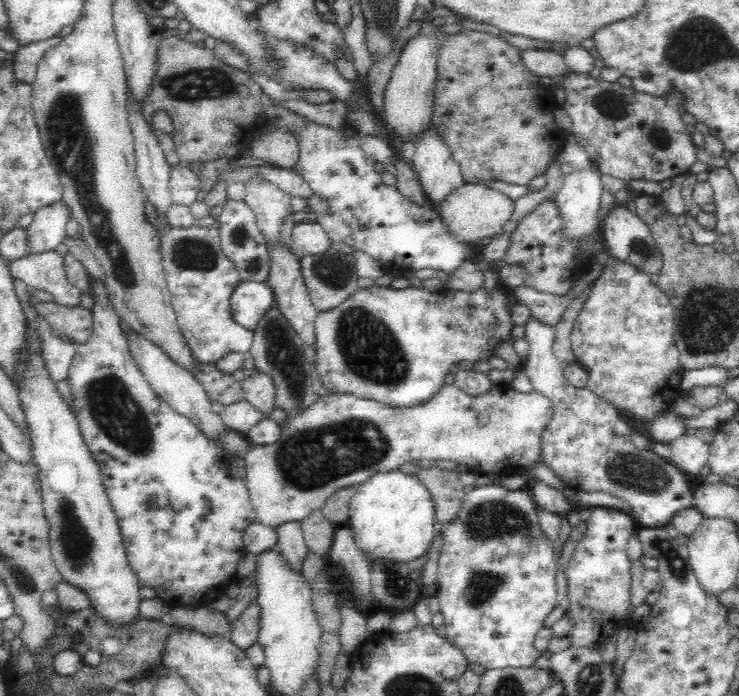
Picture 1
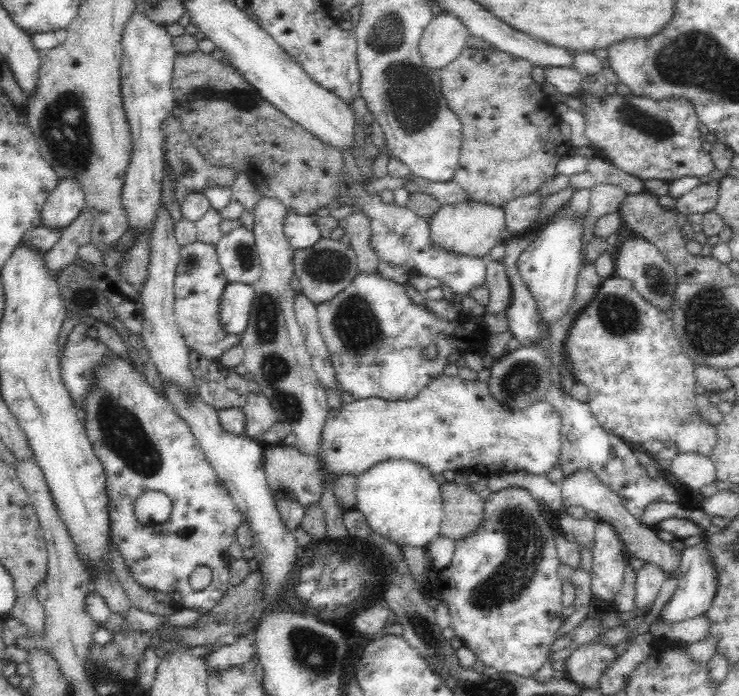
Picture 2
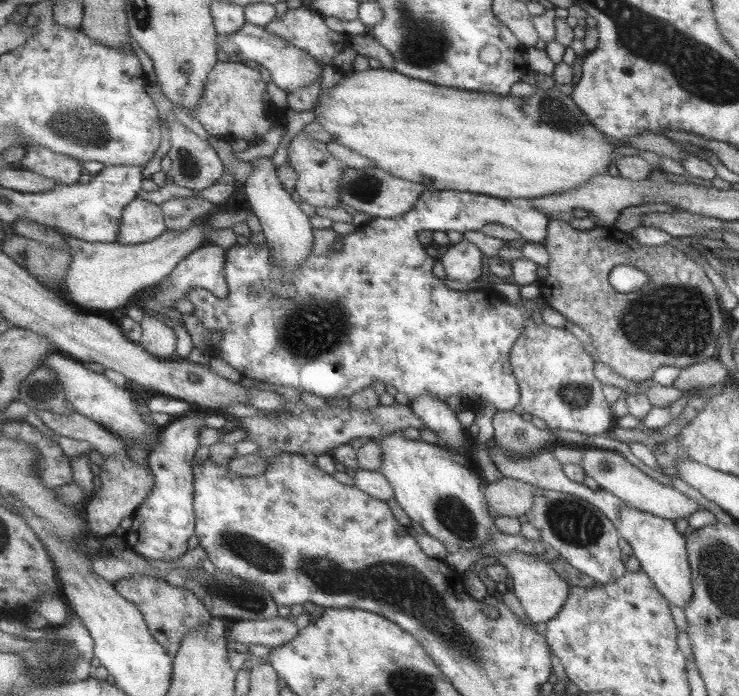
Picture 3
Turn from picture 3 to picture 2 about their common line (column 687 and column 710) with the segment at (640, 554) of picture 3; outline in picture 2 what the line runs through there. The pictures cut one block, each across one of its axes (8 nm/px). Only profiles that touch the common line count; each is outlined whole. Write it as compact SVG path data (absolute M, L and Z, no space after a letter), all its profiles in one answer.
M702 538L700 544L686 547L679 562L678 588L672 594L671 599L663 606L657 620L664 624L674 624L674 622L684 622L684 620L690 620L690 618L704 614L704 611L710 606L716 590L716 573L709 556L707 556L704 538Z

